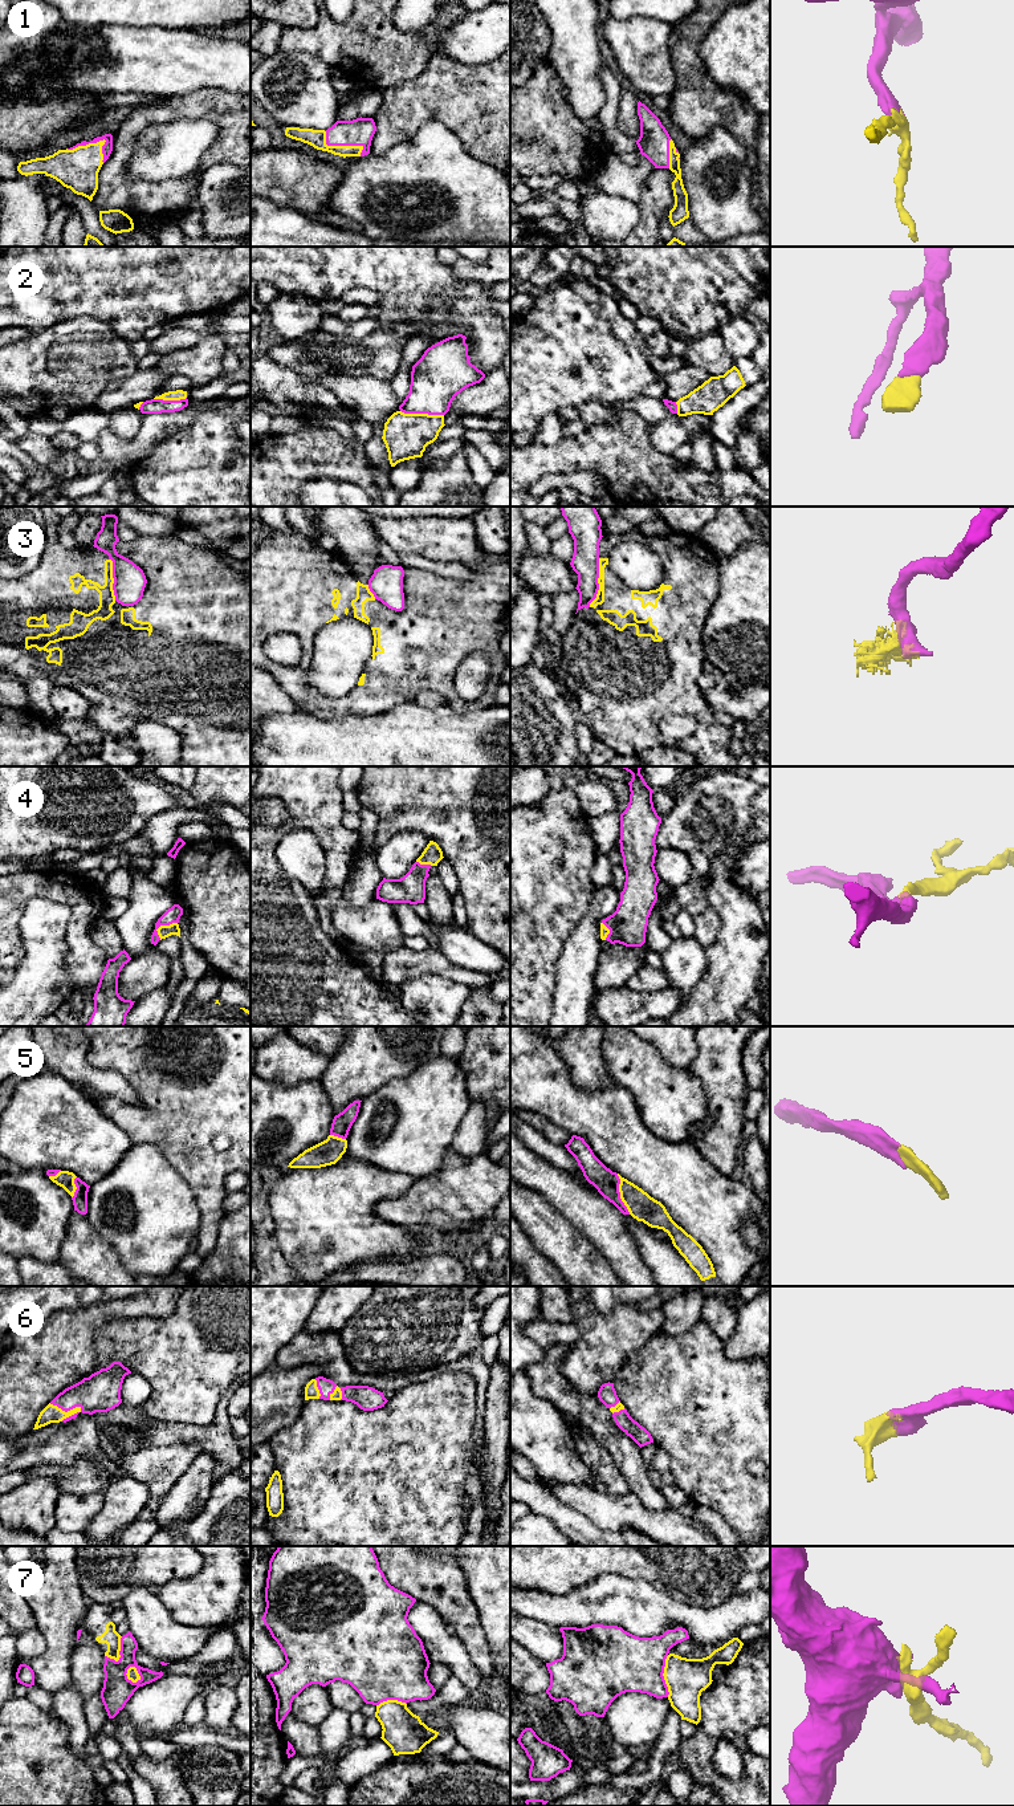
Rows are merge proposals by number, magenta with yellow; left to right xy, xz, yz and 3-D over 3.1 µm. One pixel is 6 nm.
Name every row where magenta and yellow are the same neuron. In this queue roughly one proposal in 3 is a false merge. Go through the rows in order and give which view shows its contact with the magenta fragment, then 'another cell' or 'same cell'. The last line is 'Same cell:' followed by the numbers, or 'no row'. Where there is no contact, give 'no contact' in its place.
1: xy | same cell
2: xz | same cell
3: yz | another cell
4: xy | same cell
5: yz | same cell
6: xy | same cell
7: yz | another cell
Same cell: 1, 2, 4, 5, 6

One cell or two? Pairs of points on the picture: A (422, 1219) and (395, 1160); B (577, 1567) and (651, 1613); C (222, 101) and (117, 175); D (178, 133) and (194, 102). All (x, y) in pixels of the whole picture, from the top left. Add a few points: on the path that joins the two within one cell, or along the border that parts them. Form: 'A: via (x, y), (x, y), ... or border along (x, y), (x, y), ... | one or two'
A: border along (442, 1162), (442, 1166), (435, 1172), (415, 1179) | two
B: border along (626, 1578), (618, 1574), (602, 1573), (566, 1593) | two
C: via (188, 106), (178, 106), (149, 114), (123, 142) | one
D: border along (216, 123), (204, 118), (179, 118), (155, 125) | two

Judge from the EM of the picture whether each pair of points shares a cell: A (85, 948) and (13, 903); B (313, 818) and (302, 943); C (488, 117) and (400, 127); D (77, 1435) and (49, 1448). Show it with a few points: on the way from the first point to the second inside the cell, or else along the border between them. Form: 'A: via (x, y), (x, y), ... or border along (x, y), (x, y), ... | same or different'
A: via (80, 922), (80, 908), (61, 890), (40, 890) | same
B: via (277, 834), (267, 845), (267, 907) | same
C: via (467, 110), (422, 110) | same
D: via (70, 1442), (56, 1443) | same

